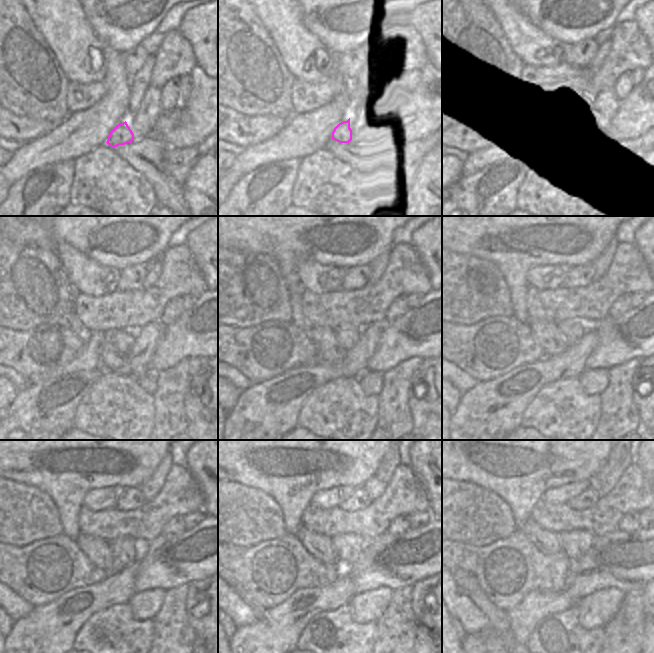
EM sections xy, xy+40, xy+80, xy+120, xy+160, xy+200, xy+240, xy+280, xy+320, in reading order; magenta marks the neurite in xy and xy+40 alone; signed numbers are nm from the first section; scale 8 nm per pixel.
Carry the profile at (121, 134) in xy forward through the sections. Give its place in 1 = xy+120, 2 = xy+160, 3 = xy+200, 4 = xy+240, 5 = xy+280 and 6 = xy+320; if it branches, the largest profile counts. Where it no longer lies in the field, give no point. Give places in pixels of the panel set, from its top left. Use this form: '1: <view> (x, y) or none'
1: xy+120 (123, 340)
2: xy+160 (347, 338)
3: xy+200 (572, 330)
4: xy+240 (125, 550)
5: xy+280 (349, 546)
6: xy+320 (574, 544)

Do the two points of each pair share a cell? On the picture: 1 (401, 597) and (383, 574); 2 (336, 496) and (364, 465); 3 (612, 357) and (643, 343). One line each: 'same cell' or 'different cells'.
1: different cells
2: different cells
3: same cell

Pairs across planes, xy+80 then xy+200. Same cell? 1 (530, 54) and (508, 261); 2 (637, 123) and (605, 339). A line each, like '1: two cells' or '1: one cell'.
1: two cells
2: one cell

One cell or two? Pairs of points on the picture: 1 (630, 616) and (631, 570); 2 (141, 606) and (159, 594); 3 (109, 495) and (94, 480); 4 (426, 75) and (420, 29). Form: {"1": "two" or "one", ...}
{"1": "two", "2": "one", "3": "two", "4": "two"}

